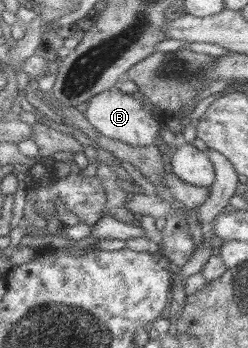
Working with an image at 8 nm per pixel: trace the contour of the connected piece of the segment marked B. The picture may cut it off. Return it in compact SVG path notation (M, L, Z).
M119 90L100 91L93 95L87 102L83 113L89 126L99 135L125 143L131 146L147 146L153 144L158 137L160 117L149 115L141 102L135 101L131 96L121 93Z

